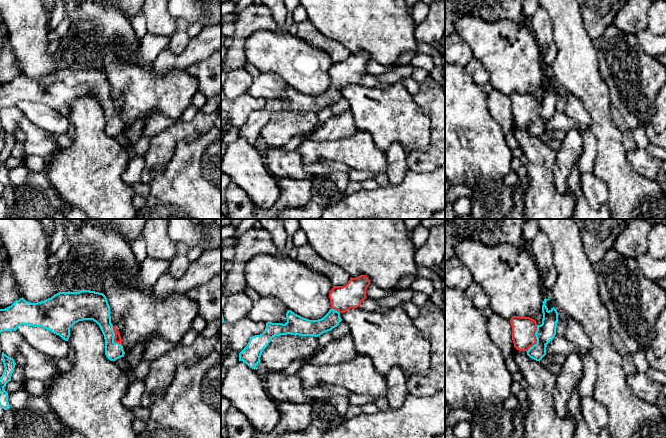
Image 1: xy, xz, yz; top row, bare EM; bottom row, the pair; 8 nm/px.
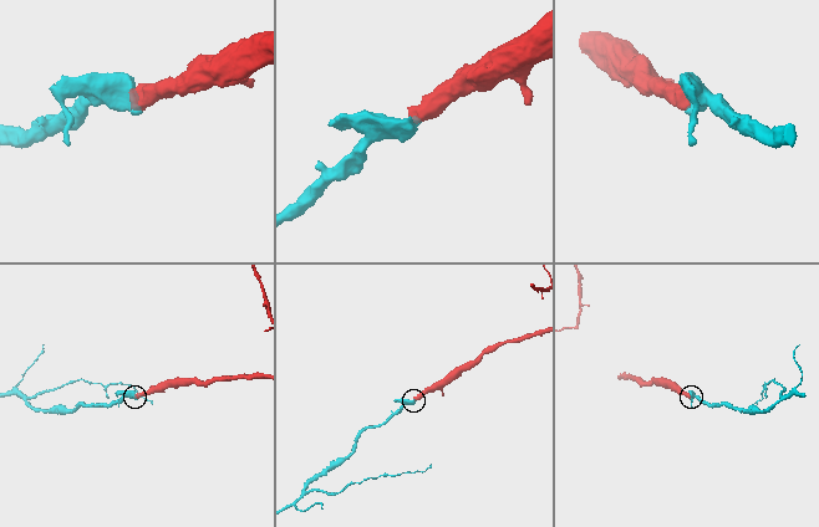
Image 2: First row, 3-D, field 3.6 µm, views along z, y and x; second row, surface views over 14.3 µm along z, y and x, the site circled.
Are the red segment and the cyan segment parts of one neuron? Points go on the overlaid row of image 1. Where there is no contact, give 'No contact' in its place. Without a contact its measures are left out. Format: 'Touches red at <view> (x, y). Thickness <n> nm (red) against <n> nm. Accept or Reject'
Touches red at yz (536, 339). Thickness 190 nm (red) against 150 nm. Accept

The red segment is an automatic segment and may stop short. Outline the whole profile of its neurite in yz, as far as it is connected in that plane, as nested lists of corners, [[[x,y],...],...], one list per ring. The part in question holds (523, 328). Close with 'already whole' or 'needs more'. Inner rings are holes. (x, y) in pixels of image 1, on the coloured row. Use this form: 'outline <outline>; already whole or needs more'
outline [[[544,299],[542,305],[542,324],[538,325],[530,317],[513,316],[510,319],[512,326],[512,340],[514,347],[519,351],[526,351],[527,355],[540,361],[546,355],[547,344],[556,335],[559,313],[553,307],[550,310],[545,305],[550,299]]]; needs more

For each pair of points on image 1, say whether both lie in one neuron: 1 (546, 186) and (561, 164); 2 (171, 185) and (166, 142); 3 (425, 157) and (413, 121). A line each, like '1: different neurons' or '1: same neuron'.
1: different neurons
2: different neurons
3: different neurons

